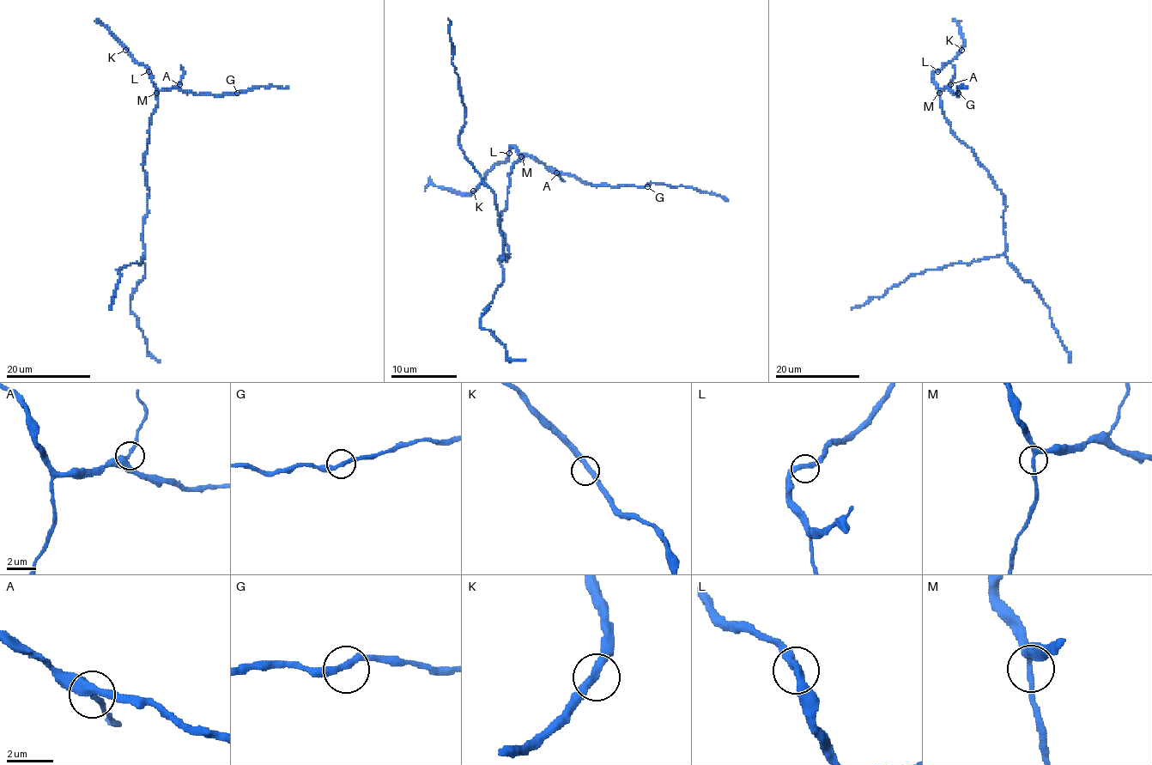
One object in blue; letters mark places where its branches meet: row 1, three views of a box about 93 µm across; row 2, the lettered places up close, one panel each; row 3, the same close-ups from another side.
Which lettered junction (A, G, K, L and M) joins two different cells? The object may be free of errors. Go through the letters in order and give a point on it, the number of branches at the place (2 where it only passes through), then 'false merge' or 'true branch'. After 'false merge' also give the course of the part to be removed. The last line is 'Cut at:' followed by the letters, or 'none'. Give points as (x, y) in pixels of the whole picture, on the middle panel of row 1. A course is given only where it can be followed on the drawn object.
A: place (556, 173); branches 3; true branch
G: place (647, 186); branches 2; true branch
K: place (473, 191); branches 2; true branch
L: place (509, 153); branches 2; true branch
M: place (521, 156); branches 3; true branch
Cut at: none

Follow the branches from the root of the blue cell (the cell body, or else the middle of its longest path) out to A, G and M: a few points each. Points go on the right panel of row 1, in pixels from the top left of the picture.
A: (995, 183), (974, 152), (955, 136), (942, 113), (939, 91), (950, 84)
G: (995, 183), (974, 152), (955, 136), (942, 113), (939, 91), (947, 88), (955, 94), (958, 93)
M: (995, 183), (974, 152), (952, 132), (950, 123), (942, 113), (939, 93)

